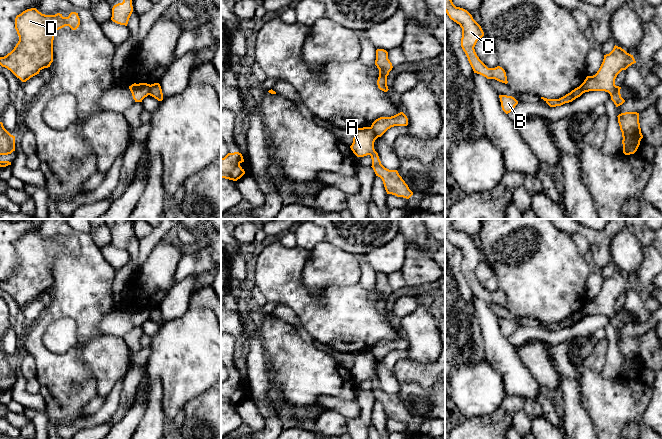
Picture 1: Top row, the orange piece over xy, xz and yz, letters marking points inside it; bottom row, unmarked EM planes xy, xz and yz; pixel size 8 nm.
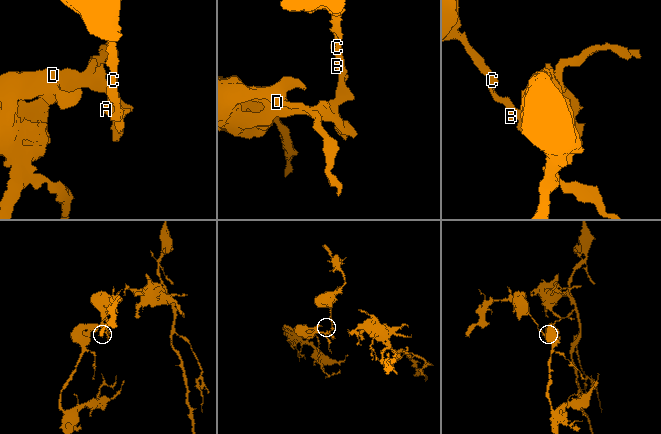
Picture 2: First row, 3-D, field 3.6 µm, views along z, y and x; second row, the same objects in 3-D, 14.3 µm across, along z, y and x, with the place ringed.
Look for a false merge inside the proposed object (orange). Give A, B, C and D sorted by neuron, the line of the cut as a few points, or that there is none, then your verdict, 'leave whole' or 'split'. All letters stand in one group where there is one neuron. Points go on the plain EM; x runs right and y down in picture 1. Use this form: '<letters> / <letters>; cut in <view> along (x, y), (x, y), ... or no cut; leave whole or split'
A D / B C; cut in xz along (370, 351), (377, 361); split

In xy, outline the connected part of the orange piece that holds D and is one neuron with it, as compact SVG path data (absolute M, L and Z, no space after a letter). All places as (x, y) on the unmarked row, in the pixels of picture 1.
M36 232L23 235L15 242L19 265L10 277L0 281L0 289L26 306L53 286L55 256L65 250L76 254L79 249L80 242L76 236L63 241L60 237L45 239Z

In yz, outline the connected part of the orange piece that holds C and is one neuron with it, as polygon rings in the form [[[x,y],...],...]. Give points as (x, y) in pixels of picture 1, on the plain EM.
[[[445,219],[445,236],[462,252],[461,271],[474,297],[507,308],[506,296],[502,291],[488,292],[477,280],[474,271],[477,265],[484,260],[484,256],[472,239],[467,234],[456,231],[451,224],[451,219]]]

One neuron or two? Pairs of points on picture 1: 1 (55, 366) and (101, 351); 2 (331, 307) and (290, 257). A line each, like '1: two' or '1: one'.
1: two
2: one

